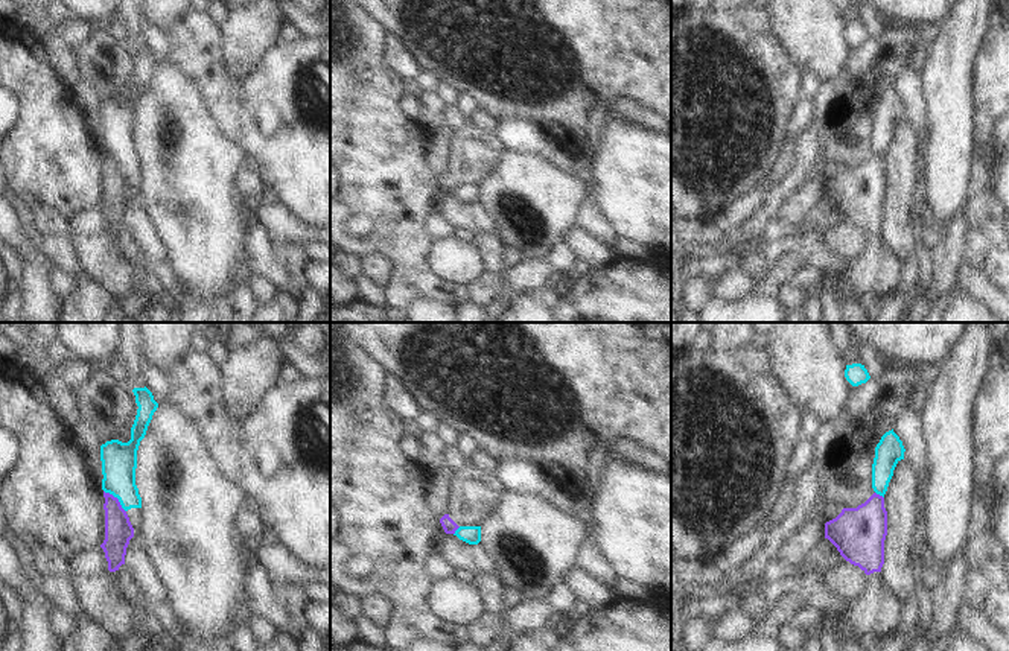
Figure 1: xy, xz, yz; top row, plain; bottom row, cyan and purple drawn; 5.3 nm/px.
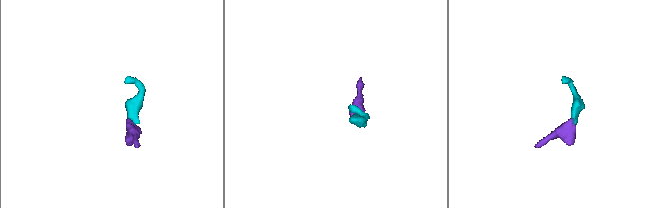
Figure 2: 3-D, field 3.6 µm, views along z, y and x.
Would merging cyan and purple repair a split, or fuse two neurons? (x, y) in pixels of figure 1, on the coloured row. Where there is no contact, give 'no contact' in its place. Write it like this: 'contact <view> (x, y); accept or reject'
contact xy (117, 498); reject

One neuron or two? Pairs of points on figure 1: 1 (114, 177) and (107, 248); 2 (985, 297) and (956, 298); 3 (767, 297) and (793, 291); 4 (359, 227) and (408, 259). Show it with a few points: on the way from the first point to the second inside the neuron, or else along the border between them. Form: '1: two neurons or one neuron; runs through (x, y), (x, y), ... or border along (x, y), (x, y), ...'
1: one neuron; runs through (114, 195), (114, 222), (110, 230)
2: two neurons; border along (958, 289), (985, 306)
3: two neurons; border along (796, 277), (789, 280), (778, 294)
4: one neuron; runs through (372, 227), (376, 227), (396, 247)

